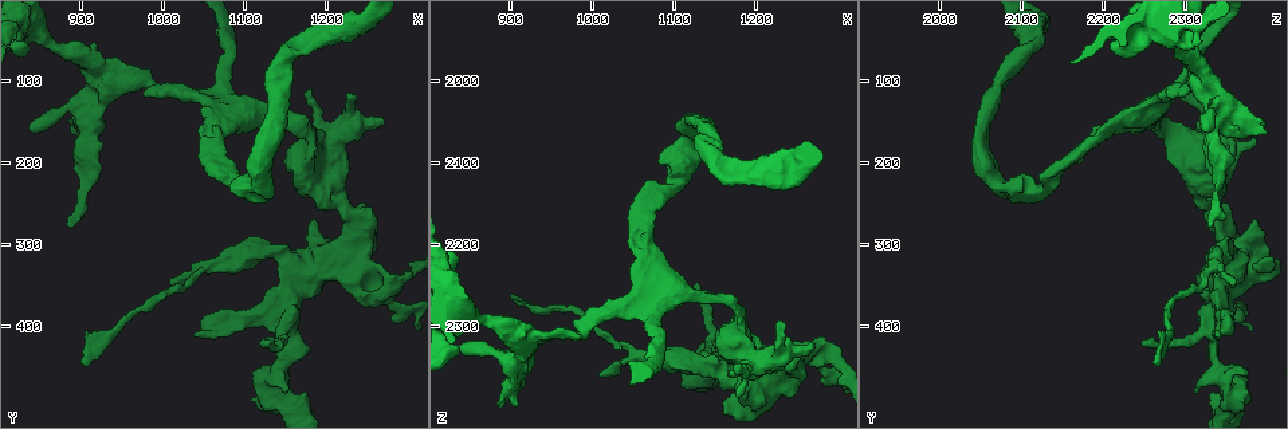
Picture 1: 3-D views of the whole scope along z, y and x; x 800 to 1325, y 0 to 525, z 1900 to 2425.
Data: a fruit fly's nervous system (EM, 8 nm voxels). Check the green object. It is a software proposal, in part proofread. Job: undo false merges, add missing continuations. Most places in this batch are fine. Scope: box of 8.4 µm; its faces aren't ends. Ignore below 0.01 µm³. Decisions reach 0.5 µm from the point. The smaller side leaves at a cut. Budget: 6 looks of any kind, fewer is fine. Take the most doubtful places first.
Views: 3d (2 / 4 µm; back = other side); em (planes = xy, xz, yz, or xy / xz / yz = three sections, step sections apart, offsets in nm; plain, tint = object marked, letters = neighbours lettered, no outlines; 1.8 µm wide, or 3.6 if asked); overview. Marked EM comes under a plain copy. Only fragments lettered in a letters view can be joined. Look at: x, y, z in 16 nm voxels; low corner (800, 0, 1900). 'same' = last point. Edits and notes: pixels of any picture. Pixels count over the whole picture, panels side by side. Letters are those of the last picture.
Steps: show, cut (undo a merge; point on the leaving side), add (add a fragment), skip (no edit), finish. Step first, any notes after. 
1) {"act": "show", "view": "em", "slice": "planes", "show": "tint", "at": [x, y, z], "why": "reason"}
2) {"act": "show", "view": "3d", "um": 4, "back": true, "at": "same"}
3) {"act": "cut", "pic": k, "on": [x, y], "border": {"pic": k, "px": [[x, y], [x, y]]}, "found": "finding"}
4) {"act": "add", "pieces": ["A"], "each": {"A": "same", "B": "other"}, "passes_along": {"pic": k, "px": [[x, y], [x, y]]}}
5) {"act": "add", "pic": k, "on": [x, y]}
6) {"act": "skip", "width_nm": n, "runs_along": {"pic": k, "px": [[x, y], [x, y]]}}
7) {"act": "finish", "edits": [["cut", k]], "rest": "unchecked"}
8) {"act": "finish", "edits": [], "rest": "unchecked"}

{"act": "show", "view": "3d", "um": 2, "at": [1275, 340, 2325]}

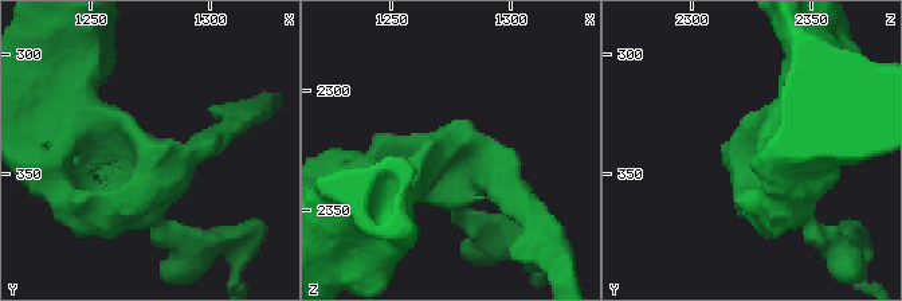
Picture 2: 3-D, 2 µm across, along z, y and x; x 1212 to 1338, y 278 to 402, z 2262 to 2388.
{"act": "show", "view": "em", "slice": "xz", "step": 8, "show": "tint", "at": [1276, 340, 2322]}

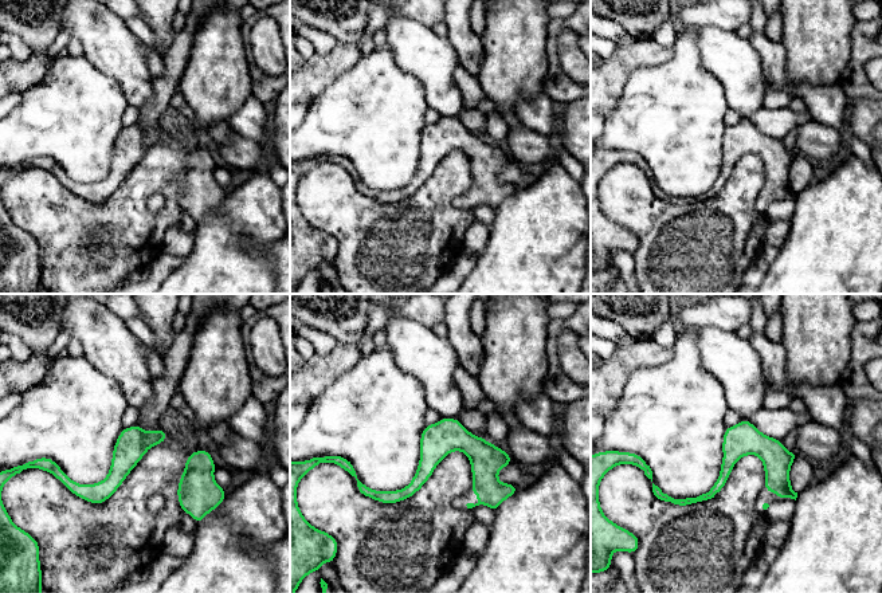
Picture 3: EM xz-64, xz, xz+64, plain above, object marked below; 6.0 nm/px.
{"act": "show", "view": "em", "slice": "xz", "step": 8, "show": "letters", "at": "same", "why": "what lies round it"}

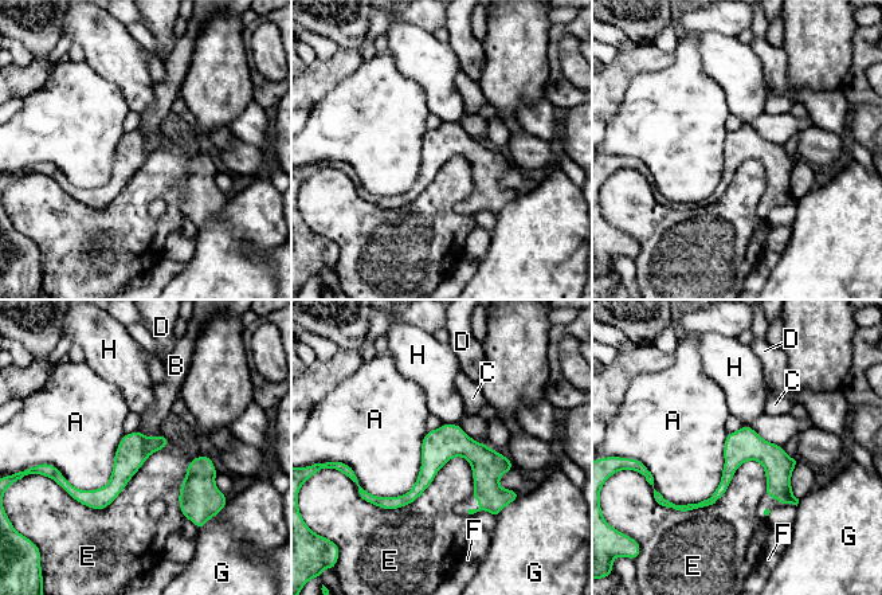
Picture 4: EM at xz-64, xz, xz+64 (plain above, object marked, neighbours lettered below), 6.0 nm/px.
{"act": "skip", "width_nm": 190, "longest_contact_nm": ["E", 700], "each": {"A": "other", "B": "other", "C": "other", "D": "other", "E": "other", "F": "other", "G": "other", "H": "other"}, "found": "all the same neuron"}

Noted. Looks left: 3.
{"act": "show", "view": "3d", "um": 4, "at": [1140, 490, 2360], "why": "thick turns thin"}

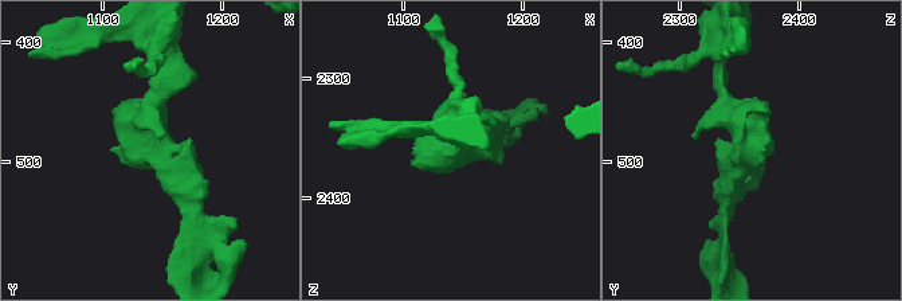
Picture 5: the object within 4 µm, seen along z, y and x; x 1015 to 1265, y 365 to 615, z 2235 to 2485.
{"act": "show", "view": "em", "slice": "yz", "step": 16, "show": "tint", "at": [1142, 490, 2358], "why": "shape alone is not enough"}

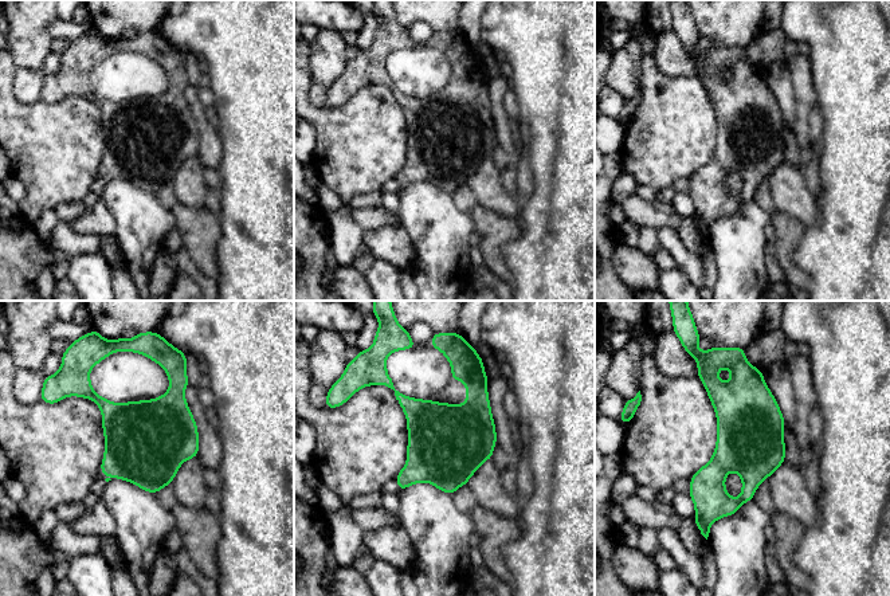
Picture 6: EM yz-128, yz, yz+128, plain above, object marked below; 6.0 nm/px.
{"act": "show", "view": "em", "slice": "planes", "show": "letters", "at": "same"}

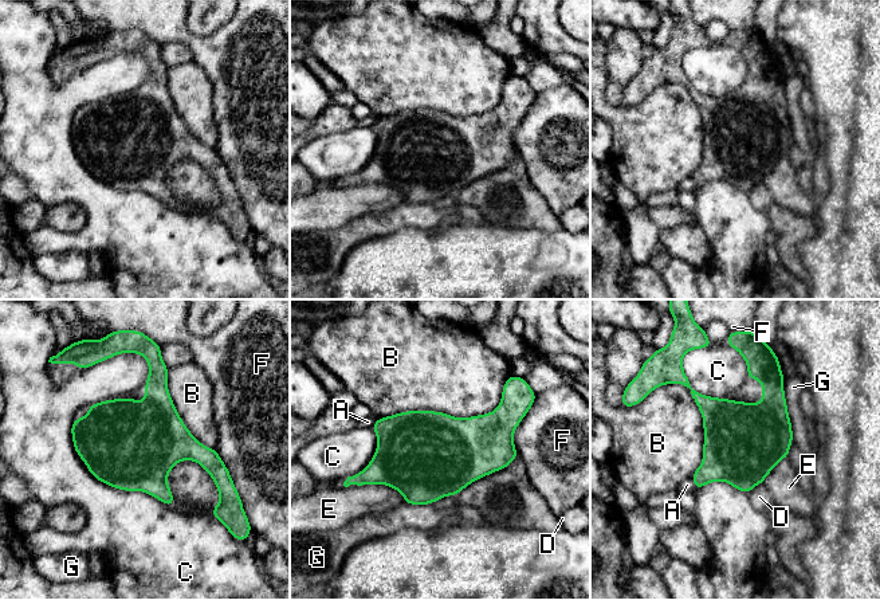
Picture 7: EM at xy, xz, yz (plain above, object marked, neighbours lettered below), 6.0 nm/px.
{"act": "skip", "width_nm": 480, "each": {"A": "other", "B": "other", "C": "other", "D": "other", "E": "other", "F": "other", "G": "other"}, "found": "continuous, no second neuron"}

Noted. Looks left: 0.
{"act": "finish", "edits": [], "rest": "unchecked"}

